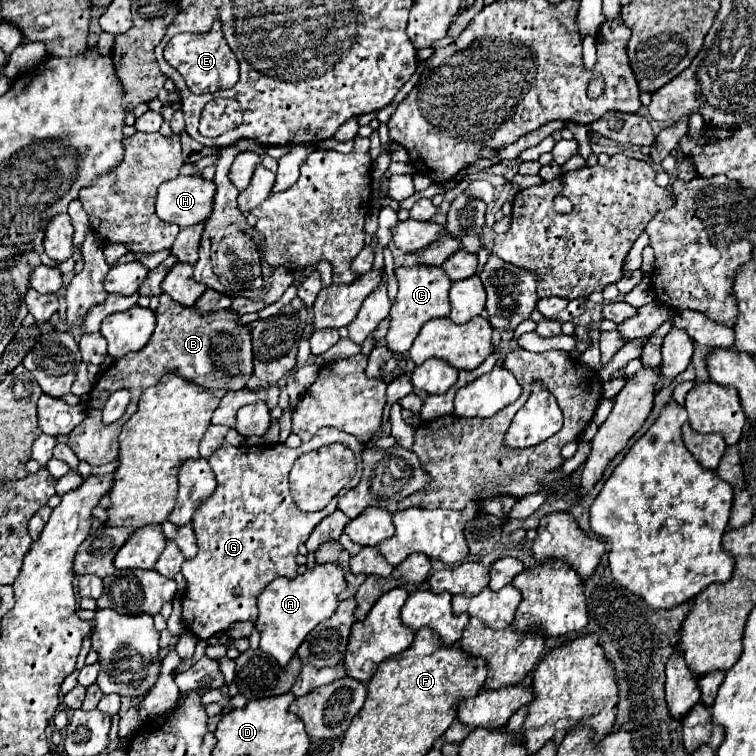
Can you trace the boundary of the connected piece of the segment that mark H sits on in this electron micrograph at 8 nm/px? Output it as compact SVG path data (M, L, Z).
M199 175L175 177L165 181L157 193L157 215L163 221L189 227L209 217L215 195L215 183Z

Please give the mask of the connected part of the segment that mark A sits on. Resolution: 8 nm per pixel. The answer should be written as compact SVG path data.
M317 563L313 569L307 569L303 575L297 575L295 579L279 577L263 589L263 593L257 599L259 605L259 619L257 619L257 631L261 635L259 647L273 655L279 665L287 665L289 659L295 655L297 647L303 643L305 635L321 621L329 619L337 609L337 595L345 589L345 577L343 569L339 569L335 563Z

